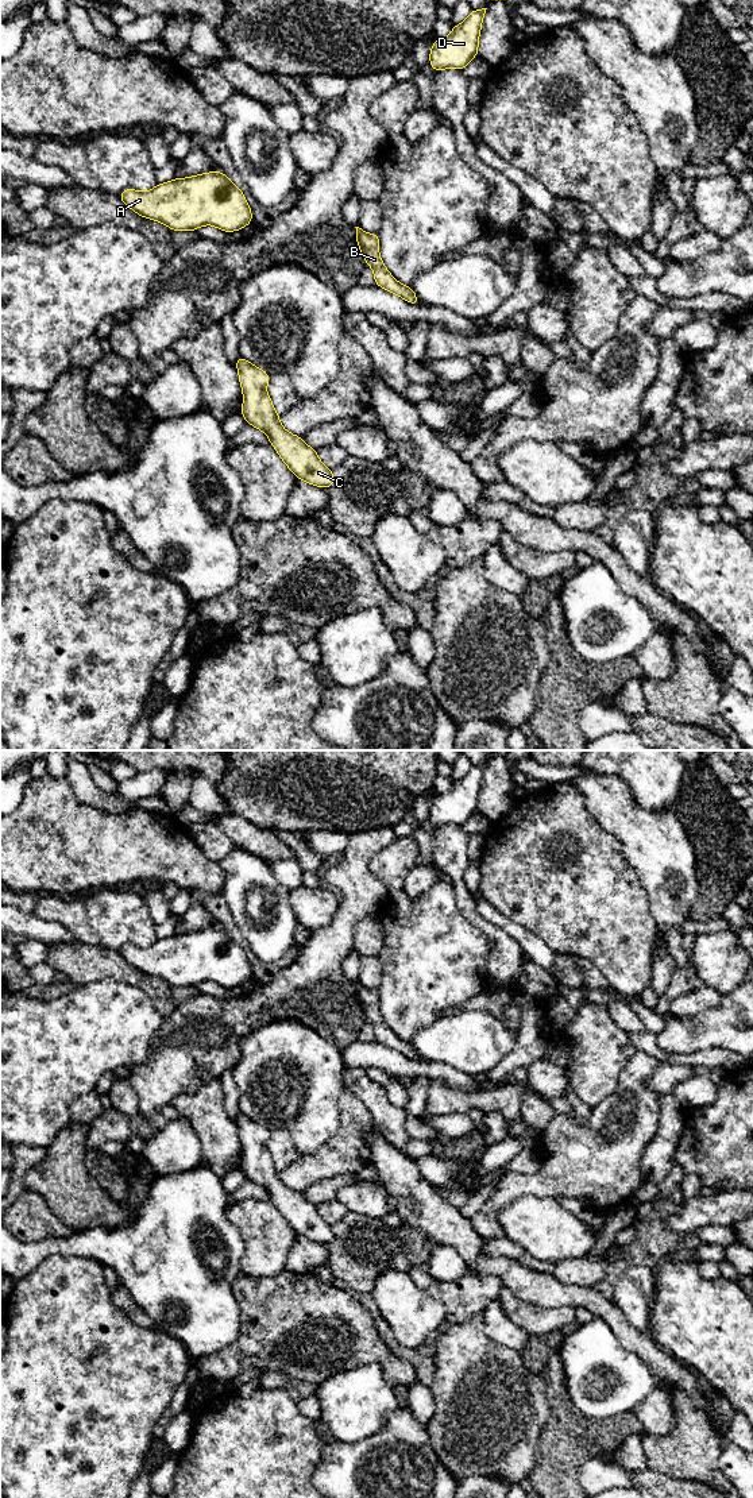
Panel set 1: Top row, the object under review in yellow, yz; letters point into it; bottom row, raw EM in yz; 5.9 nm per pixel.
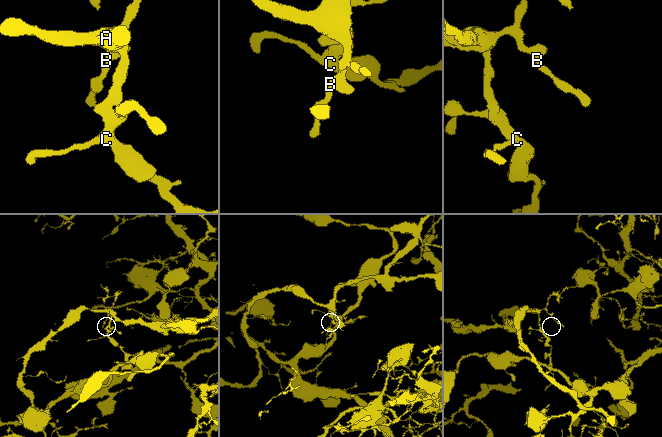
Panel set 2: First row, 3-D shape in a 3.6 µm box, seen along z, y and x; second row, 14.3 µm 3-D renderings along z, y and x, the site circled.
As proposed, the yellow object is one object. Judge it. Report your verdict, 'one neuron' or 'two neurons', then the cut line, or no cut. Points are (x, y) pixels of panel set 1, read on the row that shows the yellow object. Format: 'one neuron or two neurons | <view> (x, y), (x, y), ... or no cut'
one neuron | no cut

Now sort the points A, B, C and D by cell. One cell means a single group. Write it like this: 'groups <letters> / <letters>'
groups A B C D

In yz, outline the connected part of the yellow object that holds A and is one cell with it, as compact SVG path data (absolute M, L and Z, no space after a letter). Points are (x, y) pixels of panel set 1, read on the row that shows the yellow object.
M223 171L174 178L148 192L124 189L119 198L139 216L159 221L171 231L193 232L202 225L213 225L224 232L235 232L252 223L246 196Z

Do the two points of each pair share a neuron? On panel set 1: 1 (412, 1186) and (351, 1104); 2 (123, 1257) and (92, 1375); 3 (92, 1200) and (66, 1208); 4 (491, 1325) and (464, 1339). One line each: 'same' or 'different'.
1: different
2: different
3: same
4: different

